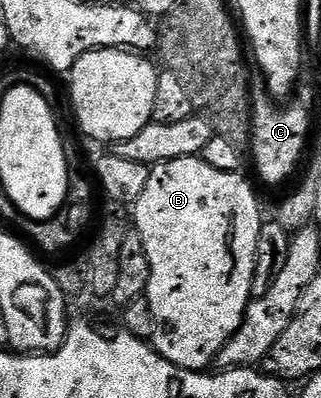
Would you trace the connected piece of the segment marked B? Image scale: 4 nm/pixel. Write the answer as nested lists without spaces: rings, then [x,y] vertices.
[[[196,155],[163,161],[149,168],[147,186],[139,201],[131,207],[132,226],[143,241],[143,249],[151,265],[147,292],[151,313],[163,335],[165,331],[169,338],[169,343],[156,344],[157,352],[175,366],[188,371],[204,372],[214,366],[217,354],[239,329],[245,319],[245,310],[254,298],[255,257],[263,207],[261,211],[252,185],[243,176],[236,171],[223,173],[219,169],[211,169],[205,159]]]

